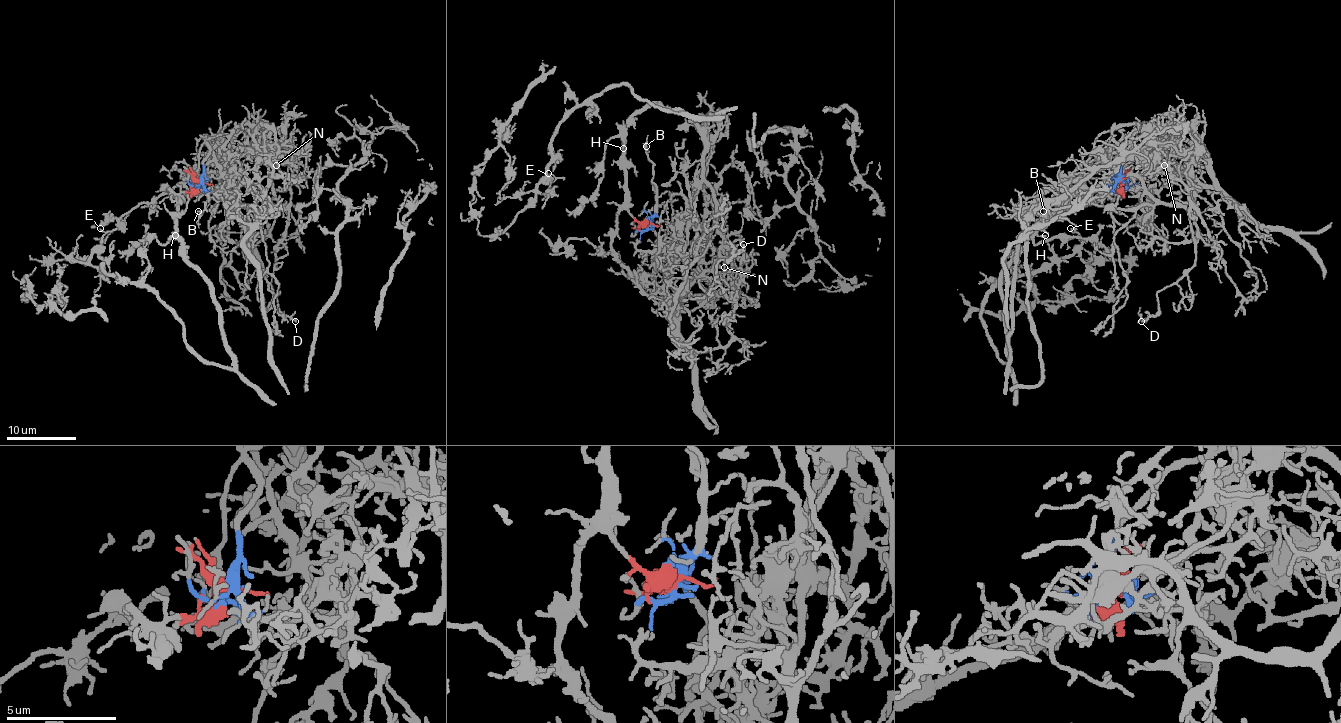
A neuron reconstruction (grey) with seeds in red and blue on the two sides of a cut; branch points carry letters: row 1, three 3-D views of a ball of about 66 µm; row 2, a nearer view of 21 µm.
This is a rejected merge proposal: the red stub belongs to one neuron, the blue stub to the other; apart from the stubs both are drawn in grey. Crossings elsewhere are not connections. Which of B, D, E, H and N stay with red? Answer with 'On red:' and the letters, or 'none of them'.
On red: E, H

